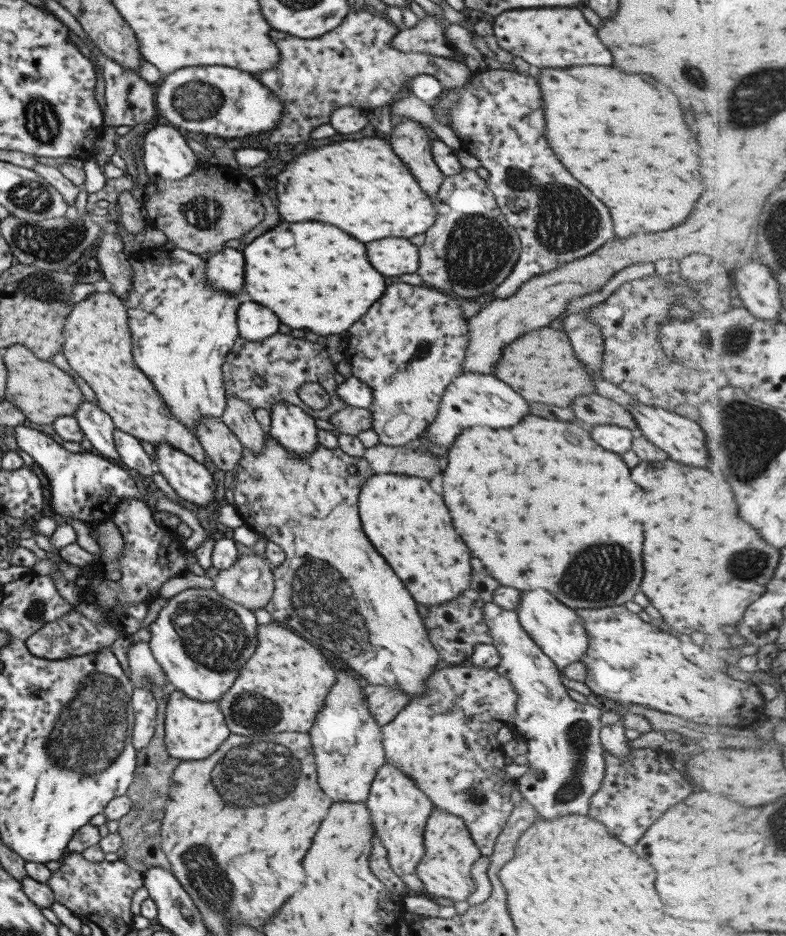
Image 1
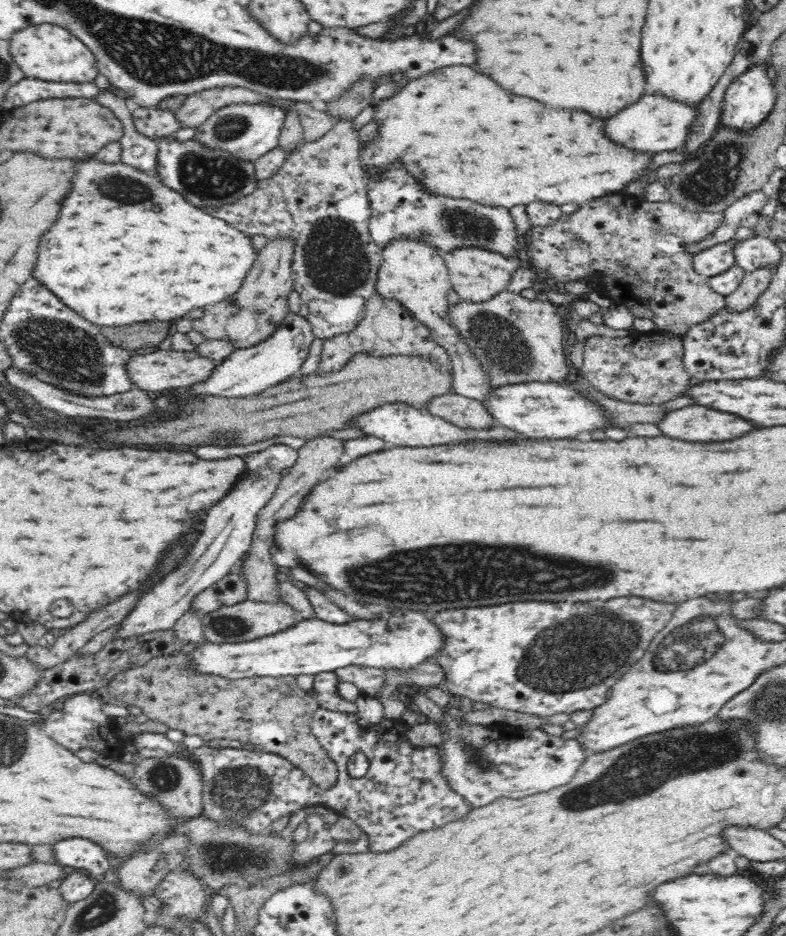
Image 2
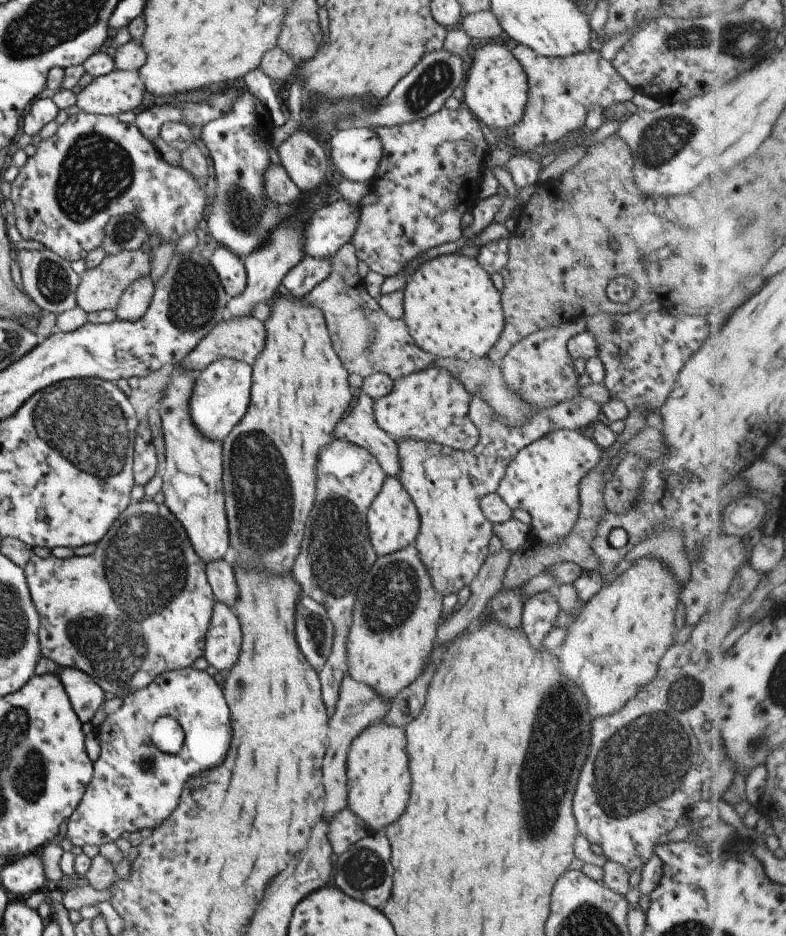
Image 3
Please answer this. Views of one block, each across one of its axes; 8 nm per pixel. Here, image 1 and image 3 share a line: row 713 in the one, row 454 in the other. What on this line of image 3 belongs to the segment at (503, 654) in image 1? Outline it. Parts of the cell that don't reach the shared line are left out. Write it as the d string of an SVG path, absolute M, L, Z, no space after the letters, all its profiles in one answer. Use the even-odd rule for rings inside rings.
M556 430L518 451L506 466L497 493L512 510L521 508L531 516L530 544L548 546L564 540L576 520L580 502L580 480L602 458L602 448L580 430Z

